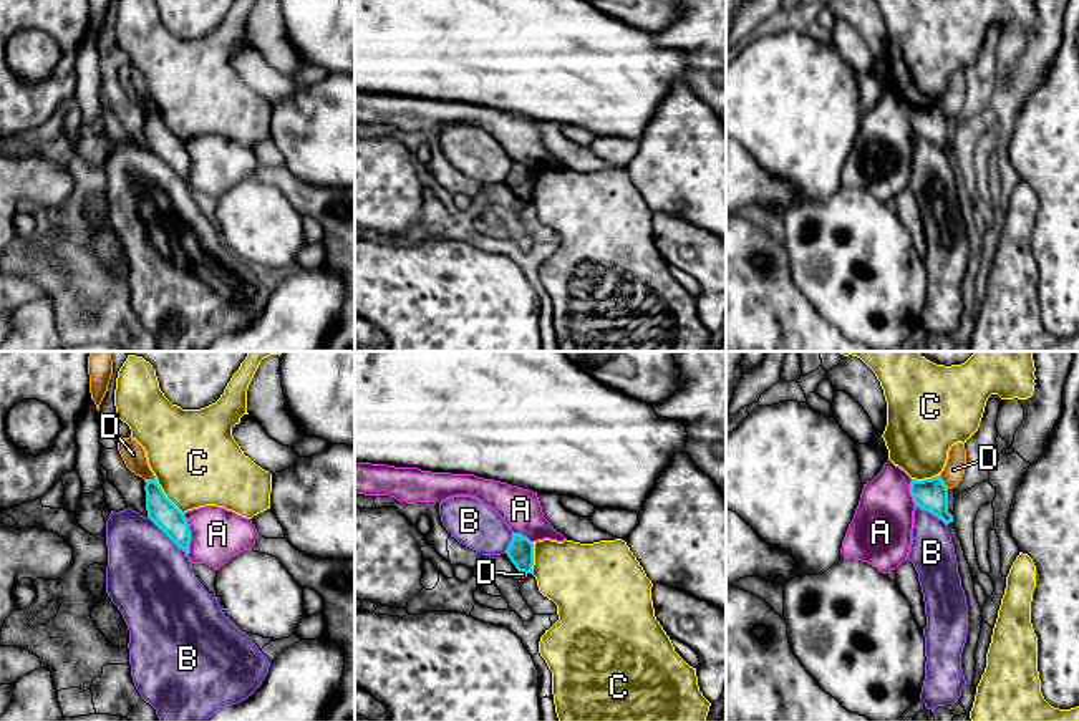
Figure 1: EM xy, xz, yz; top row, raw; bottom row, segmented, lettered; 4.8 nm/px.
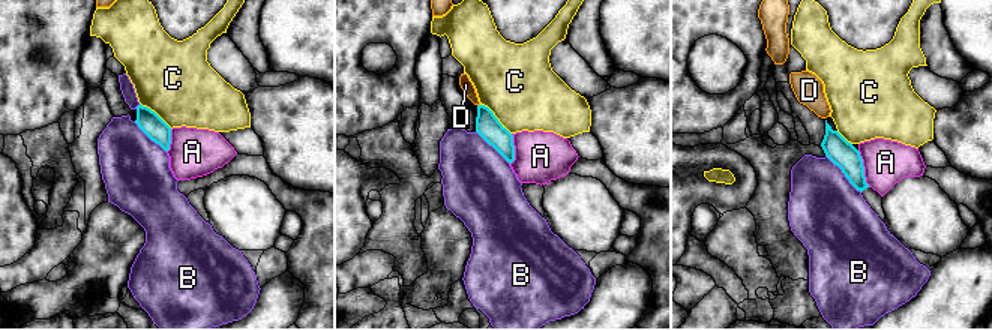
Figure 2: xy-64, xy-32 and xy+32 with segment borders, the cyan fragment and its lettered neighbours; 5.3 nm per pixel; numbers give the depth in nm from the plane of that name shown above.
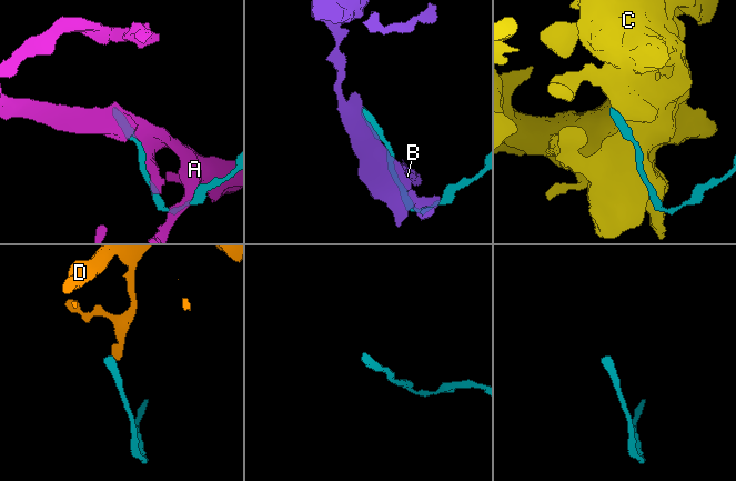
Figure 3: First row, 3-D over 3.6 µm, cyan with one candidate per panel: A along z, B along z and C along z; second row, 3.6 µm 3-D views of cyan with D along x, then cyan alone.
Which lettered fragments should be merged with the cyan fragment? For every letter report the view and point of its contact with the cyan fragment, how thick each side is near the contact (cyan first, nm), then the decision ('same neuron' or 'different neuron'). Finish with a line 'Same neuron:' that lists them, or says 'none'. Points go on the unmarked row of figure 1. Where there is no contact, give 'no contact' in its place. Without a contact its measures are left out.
A: xy (189, 163) | 140/260 nm | different neuron
B: xy (168, 164) | 140/420 nm | different neuron
C: xy (166, 126) | 140/420 nm | different neuron
D: yz (942, 111) | 160/100 nm | different neuron
Same neuron: none

